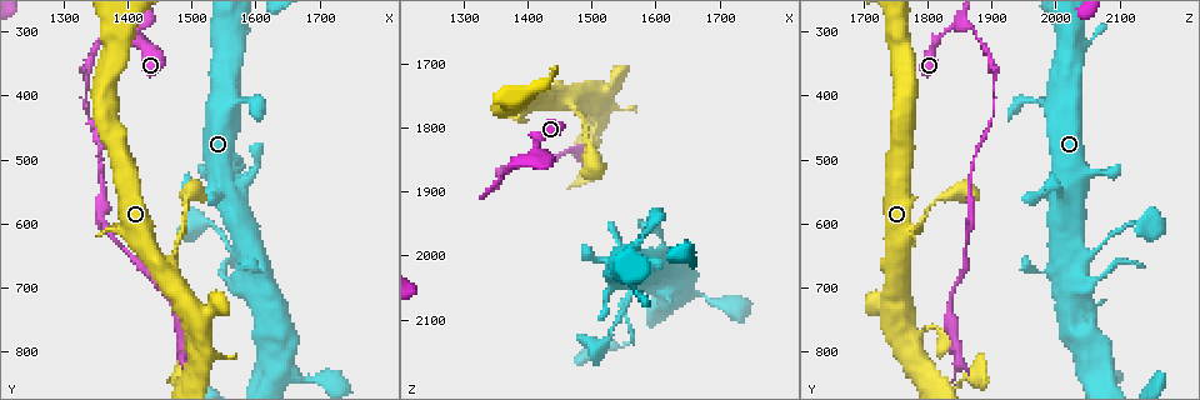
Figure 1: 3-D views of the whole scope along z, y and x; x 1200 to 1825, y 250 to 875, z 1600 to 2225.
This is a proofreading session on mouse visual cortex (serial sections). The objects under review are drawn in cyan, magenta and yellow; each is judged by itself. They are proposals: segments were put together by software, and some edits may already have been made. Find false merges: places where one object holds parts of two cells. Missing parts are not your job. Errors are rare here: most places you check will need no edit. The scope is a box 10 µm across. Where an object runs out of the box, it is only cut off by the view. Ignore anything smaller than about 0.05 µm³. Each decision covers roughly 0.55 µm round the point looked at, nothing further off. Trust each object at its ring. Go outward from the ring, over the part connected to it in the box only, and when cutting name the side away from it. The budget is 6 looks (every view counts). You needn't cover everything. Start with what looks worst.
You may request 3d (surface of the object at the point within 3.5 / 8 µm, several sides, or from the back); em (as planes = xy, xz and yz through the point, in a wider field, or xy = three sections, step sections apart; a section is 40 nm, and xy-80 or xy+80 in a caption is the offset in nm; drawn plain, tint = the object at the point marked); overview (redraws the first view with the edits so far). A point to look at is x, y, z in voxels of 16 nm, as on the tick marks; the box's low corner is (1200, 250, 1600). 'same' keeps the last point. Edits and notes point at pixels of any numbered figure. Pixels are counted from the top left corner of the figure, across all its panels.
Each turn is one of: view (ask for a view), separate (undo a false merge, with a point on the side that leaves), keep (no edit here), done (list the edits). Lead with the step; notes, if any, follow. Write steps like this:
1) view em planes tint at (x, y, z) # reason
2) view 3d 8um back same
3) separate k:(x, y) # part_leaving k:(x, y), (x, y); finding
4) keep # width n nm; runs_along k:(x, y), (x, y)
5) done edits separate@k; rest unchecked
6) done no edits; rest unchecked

view 3d 8um at (1460, 660, 1760) # arms part here

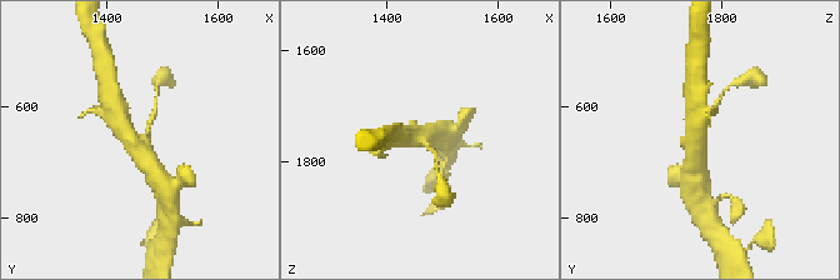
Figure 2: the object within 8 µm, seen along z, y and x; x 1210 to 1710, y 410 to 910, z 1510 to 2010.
view 3d 3.5um back same

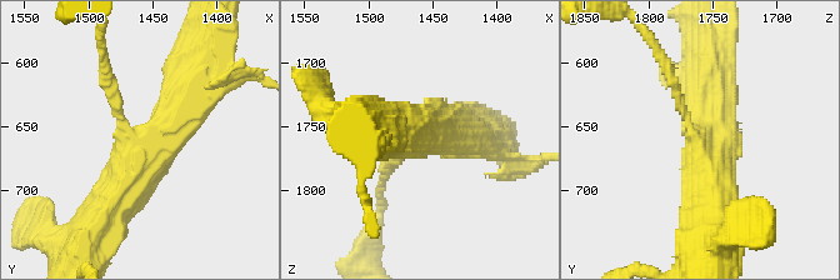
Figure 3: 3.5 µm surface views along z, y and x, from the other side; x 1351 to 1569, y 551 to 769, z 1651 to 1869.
view em planes tint at (1462, 660, 1760) # arms 3; arm_widths 150, 500, 600 nm

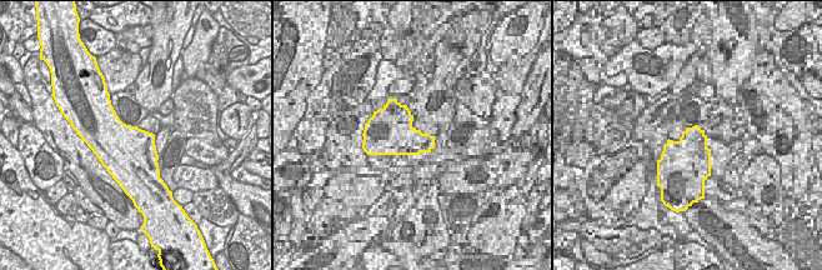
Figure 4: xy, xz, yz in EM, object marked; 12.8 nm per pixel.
keep # width 700 nm; runs_along 3:(186, 74), (175, 124), (105, 211); one cell here

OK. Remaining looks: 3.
view 3d 8um at (1500, 765, 1815) # abrupt turn

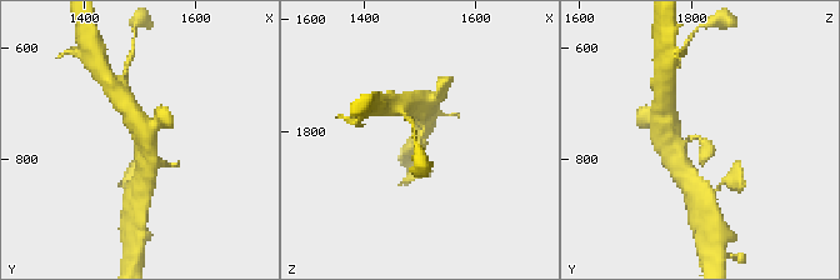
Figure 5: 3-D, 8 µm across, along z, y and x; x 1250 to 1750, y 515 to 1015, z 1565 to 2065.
view em xy step 1 tint same

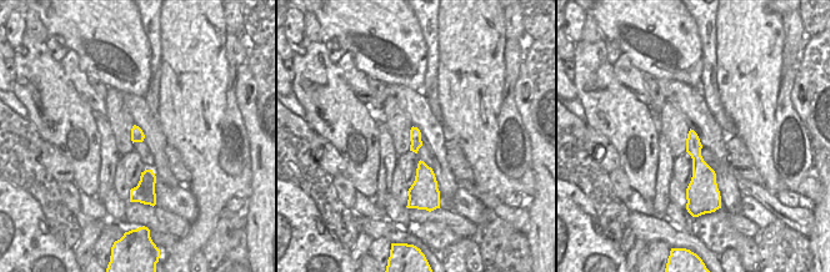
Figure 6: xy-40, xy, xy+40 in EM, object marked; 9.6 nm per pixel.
keep # all the same cell

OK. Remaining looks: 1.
done no edits; rest unchecked

